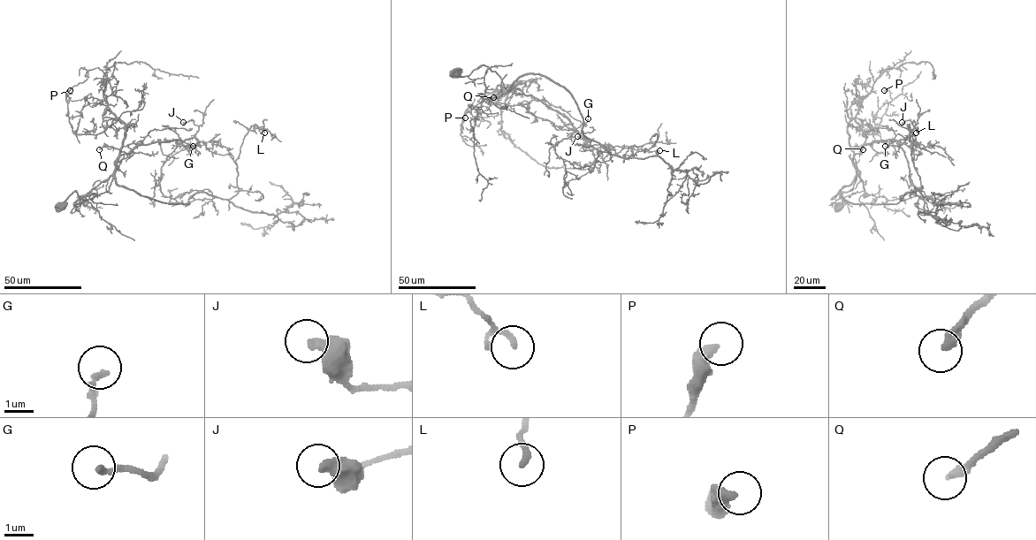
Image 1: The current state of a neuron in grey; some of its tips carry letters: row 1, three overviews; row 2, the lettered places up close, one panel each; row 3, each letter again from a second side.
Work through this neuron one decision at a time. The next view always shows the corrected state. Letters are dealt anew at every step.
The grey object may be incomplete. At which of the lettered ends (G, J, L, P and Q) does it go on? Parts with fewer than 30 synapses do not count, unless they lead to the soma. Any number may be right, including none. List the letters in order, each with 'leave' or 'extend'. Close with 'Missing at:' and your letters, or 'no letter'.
G: leave
J: leave
L: leave
P: leave
Q: extend
Missing at: Q

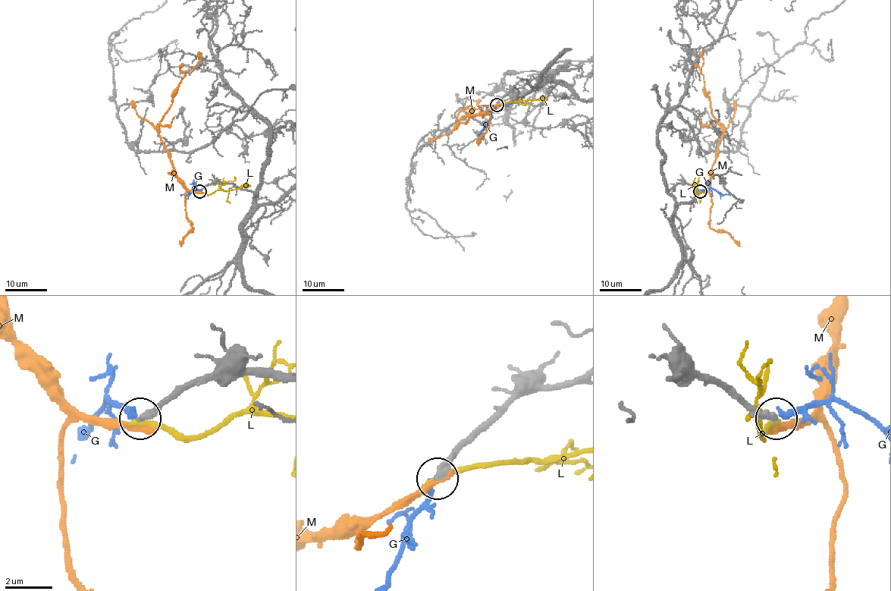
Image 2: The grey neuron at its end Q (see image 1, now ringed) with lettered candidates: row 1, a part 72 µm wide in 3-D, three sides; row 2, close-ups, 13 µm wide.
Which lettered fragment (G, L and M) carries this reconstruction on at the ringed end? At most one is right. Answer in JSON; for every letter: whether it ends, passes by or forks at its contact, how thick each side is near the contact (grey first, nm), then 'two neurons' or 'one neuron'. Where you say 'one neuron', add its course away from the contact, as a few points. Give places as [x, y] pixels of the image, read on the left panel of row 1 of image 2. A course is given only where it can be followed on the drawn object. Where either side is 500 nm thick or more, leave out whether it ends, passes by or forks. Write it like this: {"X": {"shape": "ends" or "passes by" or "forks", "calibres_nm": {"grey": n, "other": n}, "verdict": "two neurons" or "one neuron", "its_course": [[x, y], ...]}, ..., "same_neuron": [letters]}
{"G": {"shape": "passes by", "calibres_nm": {"grey": 300, "other": 180}, "verdict": "two neurons"}, "L": {"shape": "ends", "calibres_nm": {"grey": 320, "other": 240}, "verdict": "two neurons"}, "M": {"shape": "ends", "calibres_nm": {"grey": 300, "other": 360}, "verdict": "two neurons"}, "same_neuron": []}

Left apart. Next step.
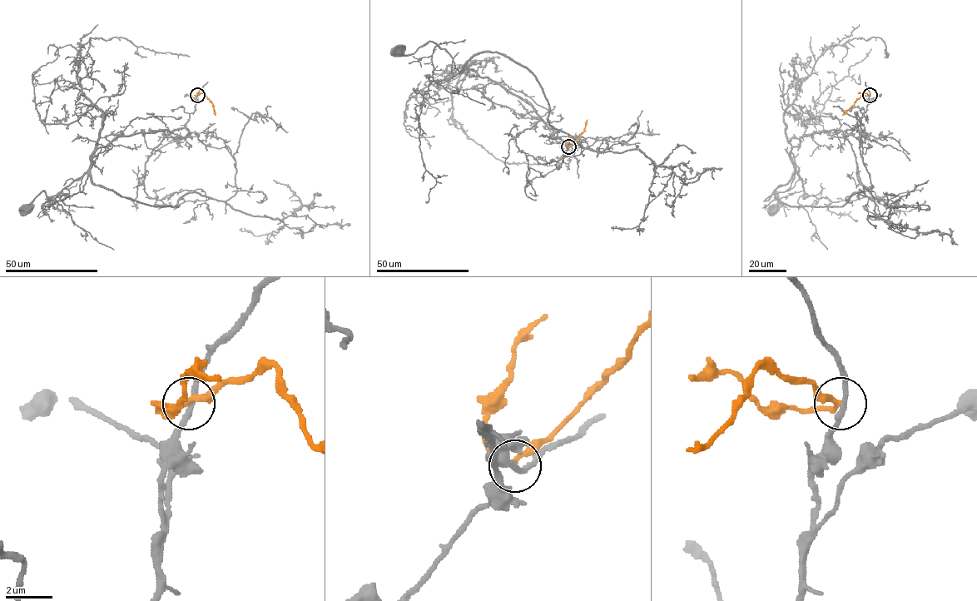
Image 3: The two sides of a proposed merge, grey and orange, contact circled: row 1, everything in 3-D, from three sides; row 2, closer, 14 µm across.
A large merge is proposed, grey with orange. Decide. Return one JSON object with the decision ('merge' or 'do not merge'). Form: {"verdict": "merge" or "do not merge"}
{"verdict": "do not merge"}

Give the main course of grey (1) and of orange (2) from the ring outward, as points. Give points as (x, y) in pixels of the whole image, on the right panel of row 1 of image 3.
1: (870, 95), (860, 125), (800, 137), (790, 153), (794, 168), (790, 187), (765, 201), (776, 191), (776, 209)
2: (870, 95), (863, 92), (842, 115)

